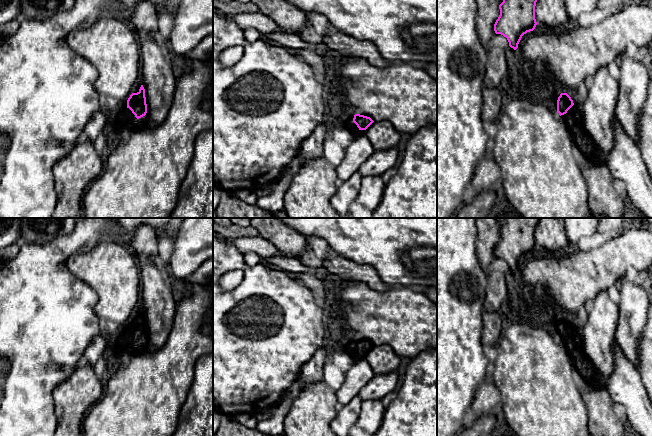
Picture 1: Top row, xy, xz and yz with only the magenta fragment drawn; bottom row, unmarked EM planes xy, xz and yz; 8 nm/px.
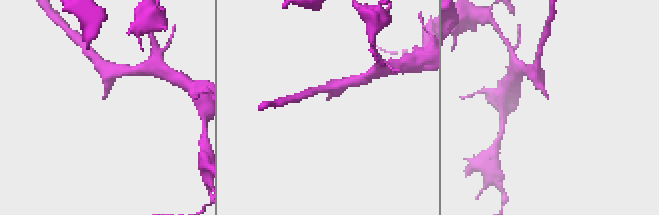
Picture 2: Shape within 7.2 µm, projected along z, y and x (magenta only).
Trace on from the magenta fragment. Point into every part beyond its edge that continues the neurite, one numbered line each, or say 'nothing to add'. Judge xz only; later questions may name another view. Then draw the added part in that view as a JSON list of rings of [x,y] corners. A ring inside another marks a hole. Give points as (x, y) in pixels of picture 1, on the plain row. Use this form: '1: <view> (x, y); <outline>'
1: xz (352, 351); [[[353,344],[351,345],[341,345],[341,348],[343,350],[346,350],[348,352],[348,354],[353,358],[354,361],[358,361],[361,359],[365,358],[365,354],[360,354],[357,349],[353,346]]]

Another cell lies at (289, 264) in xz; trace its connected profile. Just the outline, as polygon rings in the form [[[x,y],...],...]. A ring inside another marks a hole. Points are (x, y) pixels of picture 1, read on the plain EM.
[[[286,254],[263,259],[263,262],[274,268],[279,268],[292,276],[299,273],[307,273],[308,271],[308,267],[303,265],[297,258]]]

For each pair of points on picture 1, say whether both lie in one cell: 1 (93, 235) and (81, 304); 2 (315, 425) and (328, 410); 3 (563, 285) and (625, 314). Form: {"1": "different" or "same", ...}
{"1": "same", "2": "same", "3": "different"}

